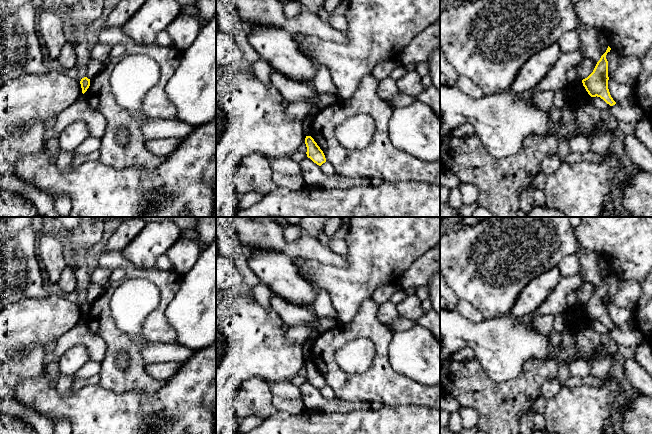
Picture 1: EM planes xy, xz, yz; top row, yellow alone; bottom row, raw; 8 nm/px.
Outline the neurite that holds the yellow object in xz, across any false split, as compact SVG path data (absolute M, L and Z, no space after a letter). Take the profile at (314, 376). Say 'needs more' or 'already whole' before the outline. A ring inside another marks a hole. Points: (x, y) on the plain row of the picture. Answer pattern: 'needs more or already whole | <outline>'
already whole | M306 360L305 368L307 371L307 381L310 382L314 387L321 390L323 387L326 386L325 379L317 367L311 360Z

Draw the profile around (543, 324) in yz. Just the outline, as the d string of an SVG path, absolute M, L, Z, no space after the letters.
M554 315L535 316L531 324L538 333L548 336L553 329L554 319Z

